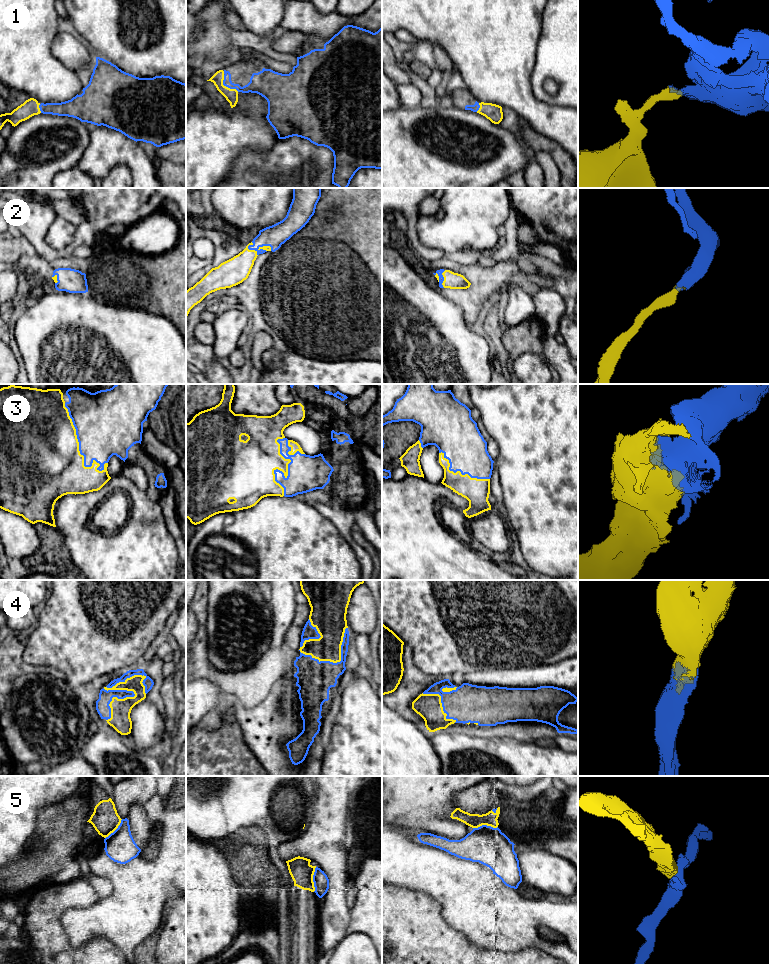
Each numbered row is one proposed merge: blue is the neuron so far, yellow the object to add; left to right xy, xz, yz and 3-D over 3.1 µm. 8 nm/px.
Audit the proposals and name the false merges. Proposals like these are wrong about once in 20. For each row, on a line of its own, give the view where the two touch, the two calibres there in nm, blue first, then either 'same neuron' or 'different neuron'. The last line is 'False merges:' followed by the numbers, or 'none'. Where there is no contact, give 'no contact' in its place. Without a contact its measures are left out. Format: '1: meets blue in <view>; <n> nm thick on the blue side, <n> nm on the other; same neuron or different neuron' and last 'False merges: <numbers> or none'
1: meets blue in xz; 140 nm thick on the blue side, 110 nm on the other; same neuron
2: meets blue in yz; 50 nm thick on the blue side, 130 nm on the other; same neuron
3: meets blue in xy; 440 nm thick on the blue side, 500 nm on the other; same neuron
4: meets blue in xy; 110 nm thick on the blue side, 170 nm on the other; same neuron
5: meets blue in xz; 130 nm thick on the blue side, 180 nm on the other; different neuron
False merges: 5

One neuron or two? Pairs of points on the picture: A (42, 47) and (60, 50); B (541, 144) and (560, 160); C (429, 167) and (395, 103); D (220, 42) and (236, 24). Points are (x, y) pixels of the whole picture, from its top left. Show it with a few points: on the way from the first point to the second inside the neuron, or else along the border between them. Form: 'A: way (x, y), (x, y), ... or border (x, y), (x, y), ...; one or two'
A: border (58, 31), (51, 46), (51, 53), (65, 66); two
B: way (546, 145), (557, 155); one
C: border (402, 106), (392, 110); two
D: border (225, 10), (225, 20), (234, 29); two

